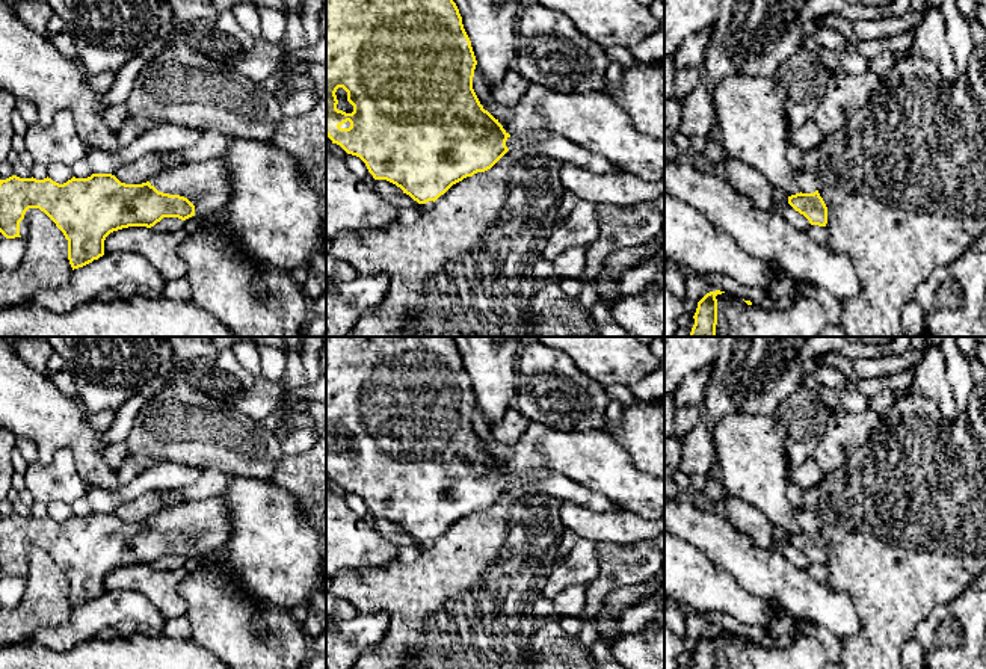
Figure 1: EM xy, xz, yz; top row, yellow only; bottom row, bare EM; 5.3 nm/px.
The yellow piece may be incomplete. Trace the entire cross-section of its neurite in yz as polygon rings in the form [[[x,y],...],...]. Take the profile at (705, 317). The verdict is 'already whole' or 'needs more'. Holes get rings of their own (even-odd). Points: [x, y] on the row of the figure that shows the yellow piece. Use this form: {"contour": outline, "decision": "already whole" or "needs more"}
{"contour": [[[716,290],[707,293],[699,302],[696,313],[693,316],[695,325],[692,328],[690,337],[716,337],[717,325],[717,294],[725,291]]], "decision": "already whole"}

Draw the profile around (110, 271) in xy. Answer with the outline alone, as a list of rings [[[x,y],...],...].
[[[112,252],[74,269],[66,284],[36,291],[30,304],[65,314],[85,302],[97,301],[103,291],[115,290],[121,284],[133,284],[143,294],[162,296],[166,281],[143,257]]]

